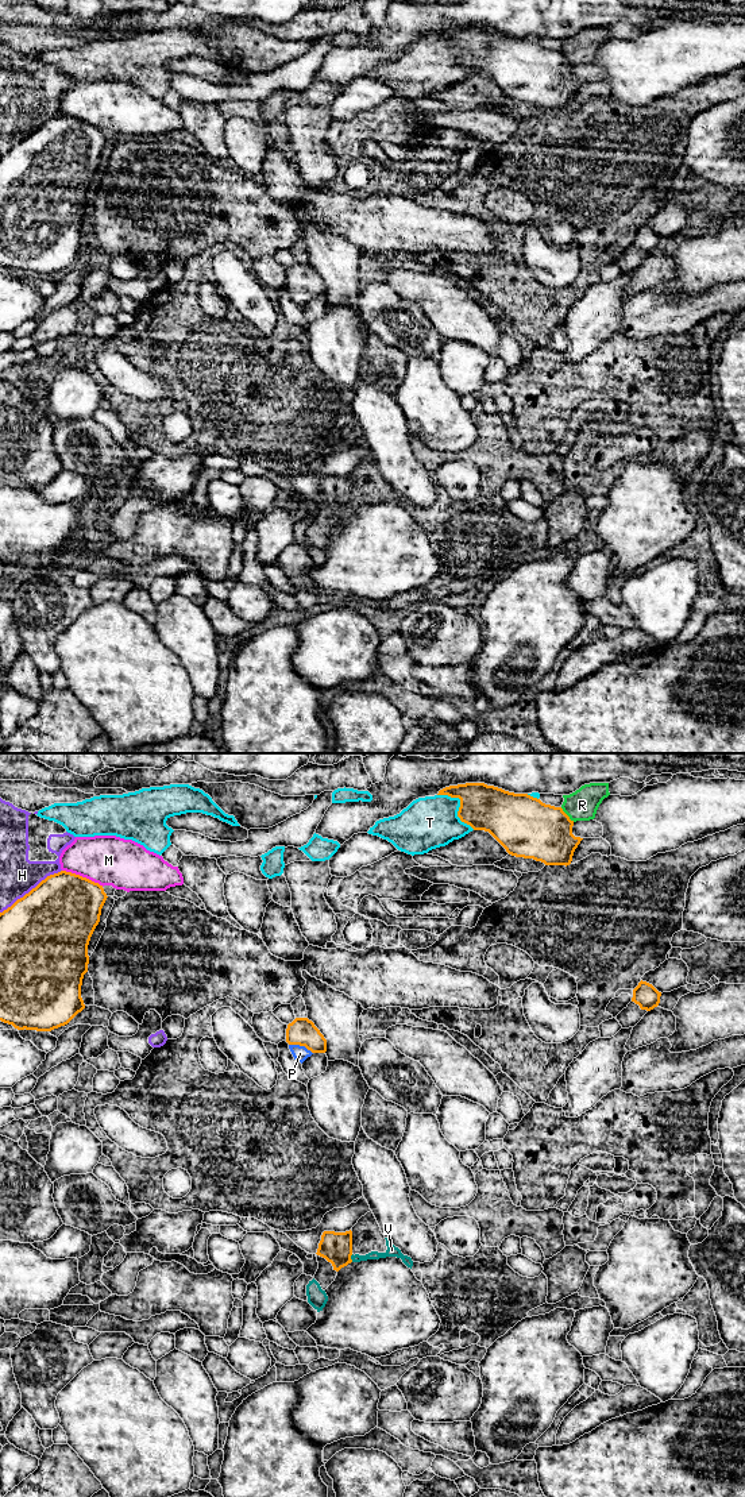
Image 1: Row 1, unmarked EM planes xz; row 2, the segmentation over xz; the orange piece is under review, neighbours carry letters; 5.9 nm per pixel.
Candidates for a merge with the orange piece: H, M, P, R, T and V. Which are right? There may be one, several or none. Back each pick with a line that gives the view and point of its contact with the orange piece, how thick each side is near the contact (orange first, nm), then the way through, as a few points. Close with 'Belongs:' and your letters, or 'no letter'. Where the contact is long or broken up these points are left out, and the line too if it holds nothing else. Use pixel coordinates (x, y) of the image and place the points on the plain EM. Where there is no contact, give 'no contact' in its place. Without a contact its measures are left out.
P: meets orange in xz at (301, 289); 160 nm thick on the orange side, 90 nm on the other; runs through xz (302, 276), (301, 289), (300, 297)
Belongs: P

